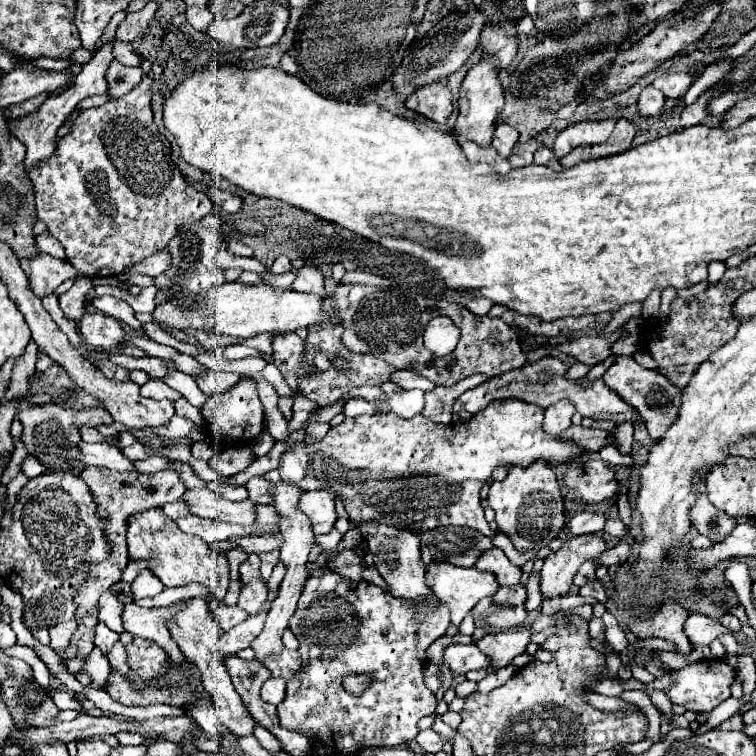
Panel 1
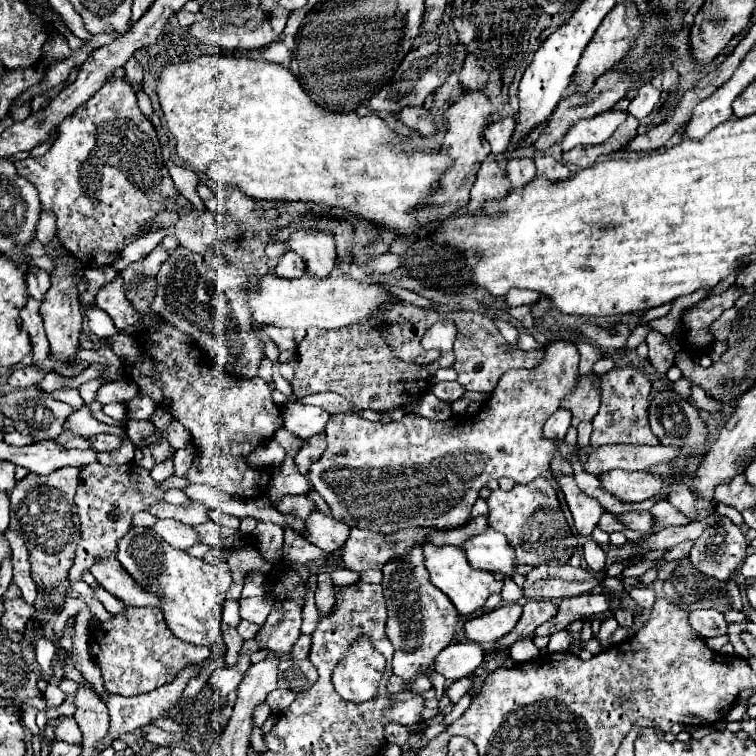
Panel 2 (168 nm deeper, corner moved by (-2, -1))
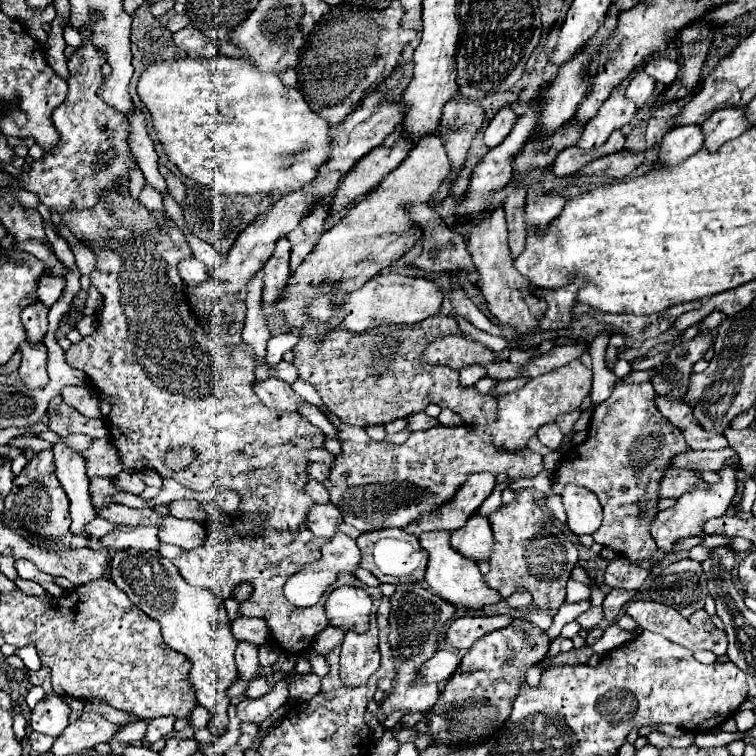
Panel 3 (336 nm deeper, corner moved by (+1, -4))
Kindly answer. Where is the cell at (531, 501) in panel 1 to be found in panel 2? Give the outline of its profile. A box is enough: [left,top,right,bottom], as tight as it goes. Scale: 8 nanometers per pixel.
[486,478,578,566]

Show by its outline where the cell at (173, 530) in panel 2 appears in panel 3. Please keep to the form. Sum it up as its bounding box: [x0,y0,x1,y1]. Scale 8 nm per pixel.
[101,525,161,551]

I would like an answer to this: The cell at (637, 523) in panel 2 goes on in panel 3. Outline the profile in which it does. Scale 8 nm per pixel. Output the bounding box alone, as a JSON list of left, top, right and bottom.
[651,459,739,551]

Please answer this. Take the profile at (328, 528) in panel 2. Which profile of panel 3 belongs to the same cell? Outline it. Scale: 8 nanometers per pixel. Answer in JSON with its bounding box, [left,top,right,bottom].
[285,533,359,607]

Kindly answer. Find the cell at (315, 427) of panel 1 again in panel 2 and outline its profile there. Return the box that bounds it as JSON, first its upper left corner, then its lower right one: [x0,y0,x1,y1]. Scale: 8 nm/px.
[296,434,326,480]

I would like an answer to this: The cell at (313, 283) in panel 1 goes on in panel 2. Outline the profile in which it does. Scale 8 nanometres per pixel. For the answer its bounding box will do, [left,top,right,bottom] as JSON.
[286,230,336,278]

